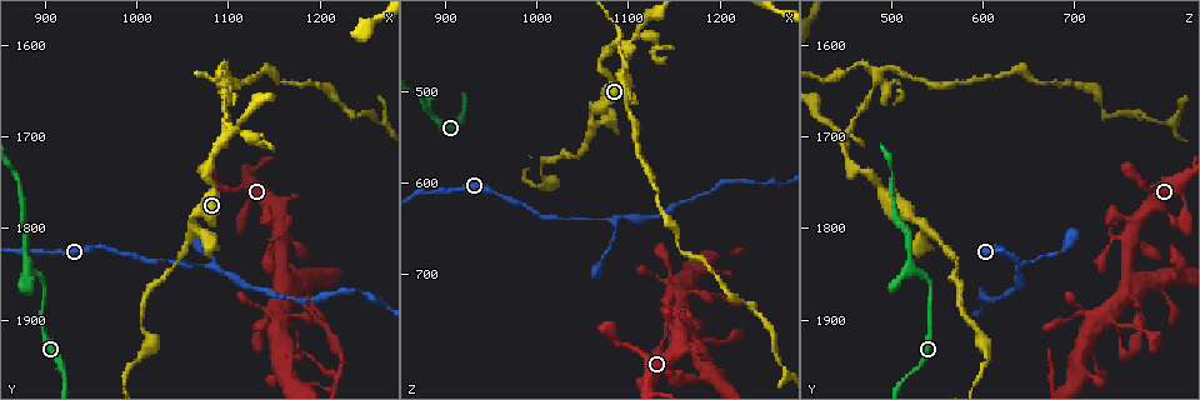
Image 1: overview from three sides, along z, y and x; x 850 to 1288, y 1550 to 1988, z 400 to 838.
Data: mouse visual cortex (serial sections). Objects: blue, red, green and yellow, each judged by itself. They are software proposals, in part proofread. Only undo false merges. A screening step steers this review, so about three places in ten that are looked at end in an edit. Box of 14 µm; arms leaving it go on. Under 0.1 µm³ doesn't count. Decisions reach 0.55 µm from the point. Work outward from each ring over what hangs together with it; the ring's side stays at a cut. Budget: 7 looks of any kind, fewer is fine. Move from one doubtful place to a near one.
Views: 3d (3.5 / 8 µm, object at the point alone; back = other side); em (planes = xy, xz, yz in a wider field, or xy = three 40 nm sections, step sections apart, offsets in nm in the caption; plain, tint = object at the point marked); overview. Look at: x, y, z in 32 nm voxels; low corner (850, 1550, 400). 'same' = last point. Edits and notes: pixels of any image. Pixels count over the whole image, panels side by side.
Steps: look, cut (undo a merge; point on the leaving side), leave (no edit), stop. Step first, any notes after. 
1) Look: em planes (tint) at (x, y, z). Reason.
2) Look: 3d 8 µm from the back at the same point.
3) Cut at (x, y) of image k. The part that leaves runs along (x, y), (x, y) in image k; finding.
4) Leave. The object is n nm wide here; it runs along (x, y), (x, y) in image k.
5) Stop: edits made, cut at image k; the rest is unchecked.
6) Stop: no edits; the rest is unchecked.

Look: 3d 8 µm at (885, 1845, 525). A fork.

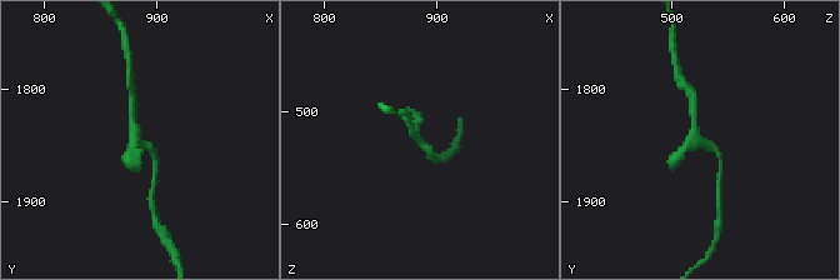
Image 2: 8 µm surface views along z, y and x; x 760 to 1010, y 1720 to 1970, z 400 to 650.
Look: em xy step 2 (tint) at (880, 1838, 520).

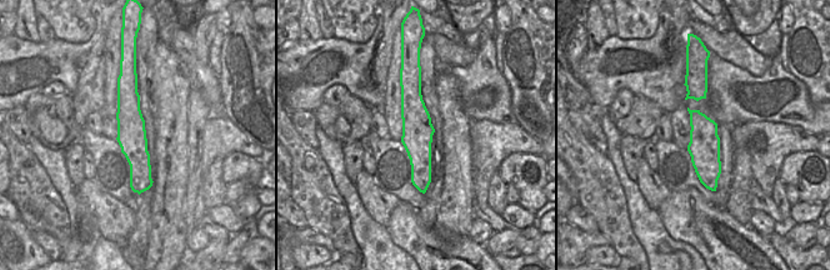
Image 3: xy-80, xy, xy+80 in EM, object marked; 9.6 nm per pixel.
Leave. It runs along (409, 84), (416, 119), (423, 189) in image 3; one cell here.

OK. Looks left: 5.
Look: 3d 8 µm from the back at (1085, 1840, 640).

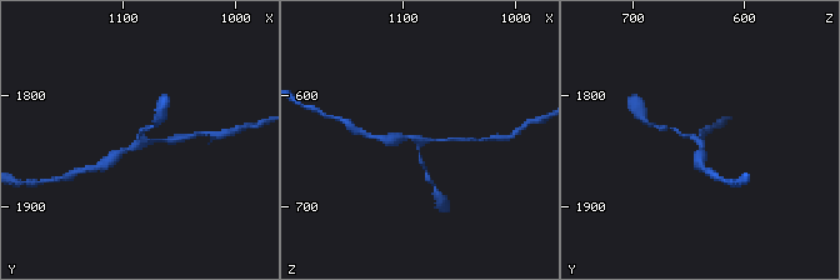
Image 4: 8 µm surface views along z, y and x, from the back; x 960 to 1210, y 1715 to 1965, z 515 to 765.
Look: em xy step 2 (tint) at (1082, 1840, 642). 3 arms meet here; the arms are 100, 150, 200 nm wide.

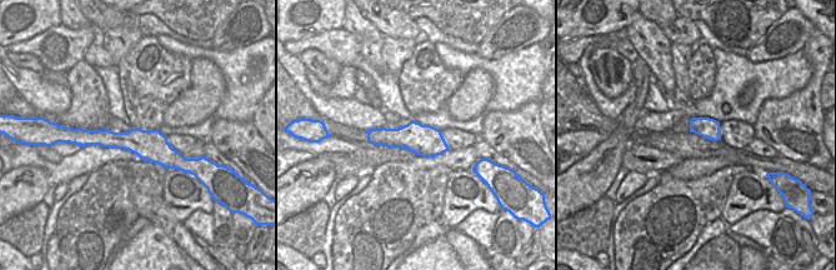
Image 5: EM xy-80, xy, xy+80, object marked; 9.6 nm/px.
Leave. It runs along (180, 138), (141, 141), (111, 159) in image 4; continuous, no second cell.

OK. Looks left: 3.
Look: 3d 3.5 µm at (1095, 1700, 450). Branch point.

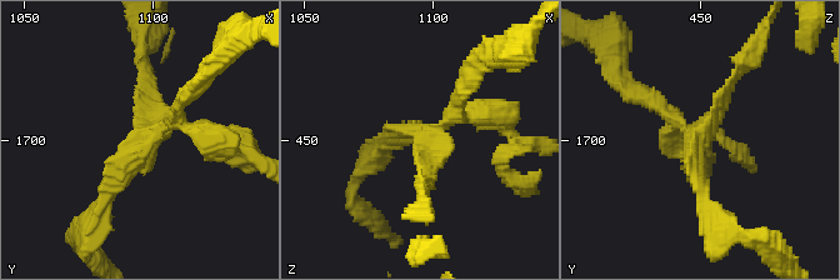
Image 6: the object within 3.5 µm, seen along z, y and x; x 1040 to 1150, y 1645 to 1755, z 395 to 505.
Look: em xy step 3 (tint) at (1096, 1702, 448). 3 arms meet here; the arms are 150, 150, 200 nm wide.

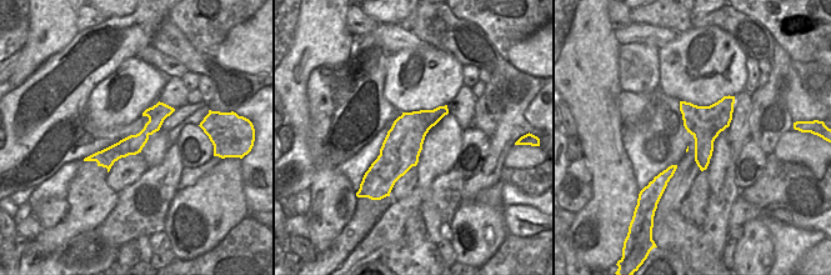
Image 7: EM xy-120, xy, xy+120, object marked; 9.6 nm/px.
Look: em planes (tint) at the same point.

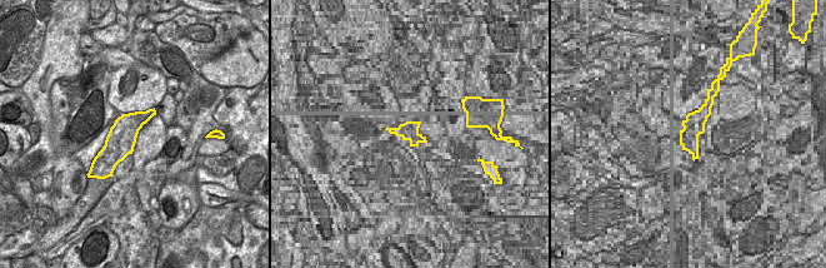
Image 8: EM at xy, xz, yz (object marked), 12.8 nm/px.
Cut at (139, 94) of image 6. A border runs along (141, 125), (111, 129) in image 8; two cells meet here.

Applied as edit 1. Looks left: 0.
Stop: edits made, cut at image 6; the rest is unchecked.

